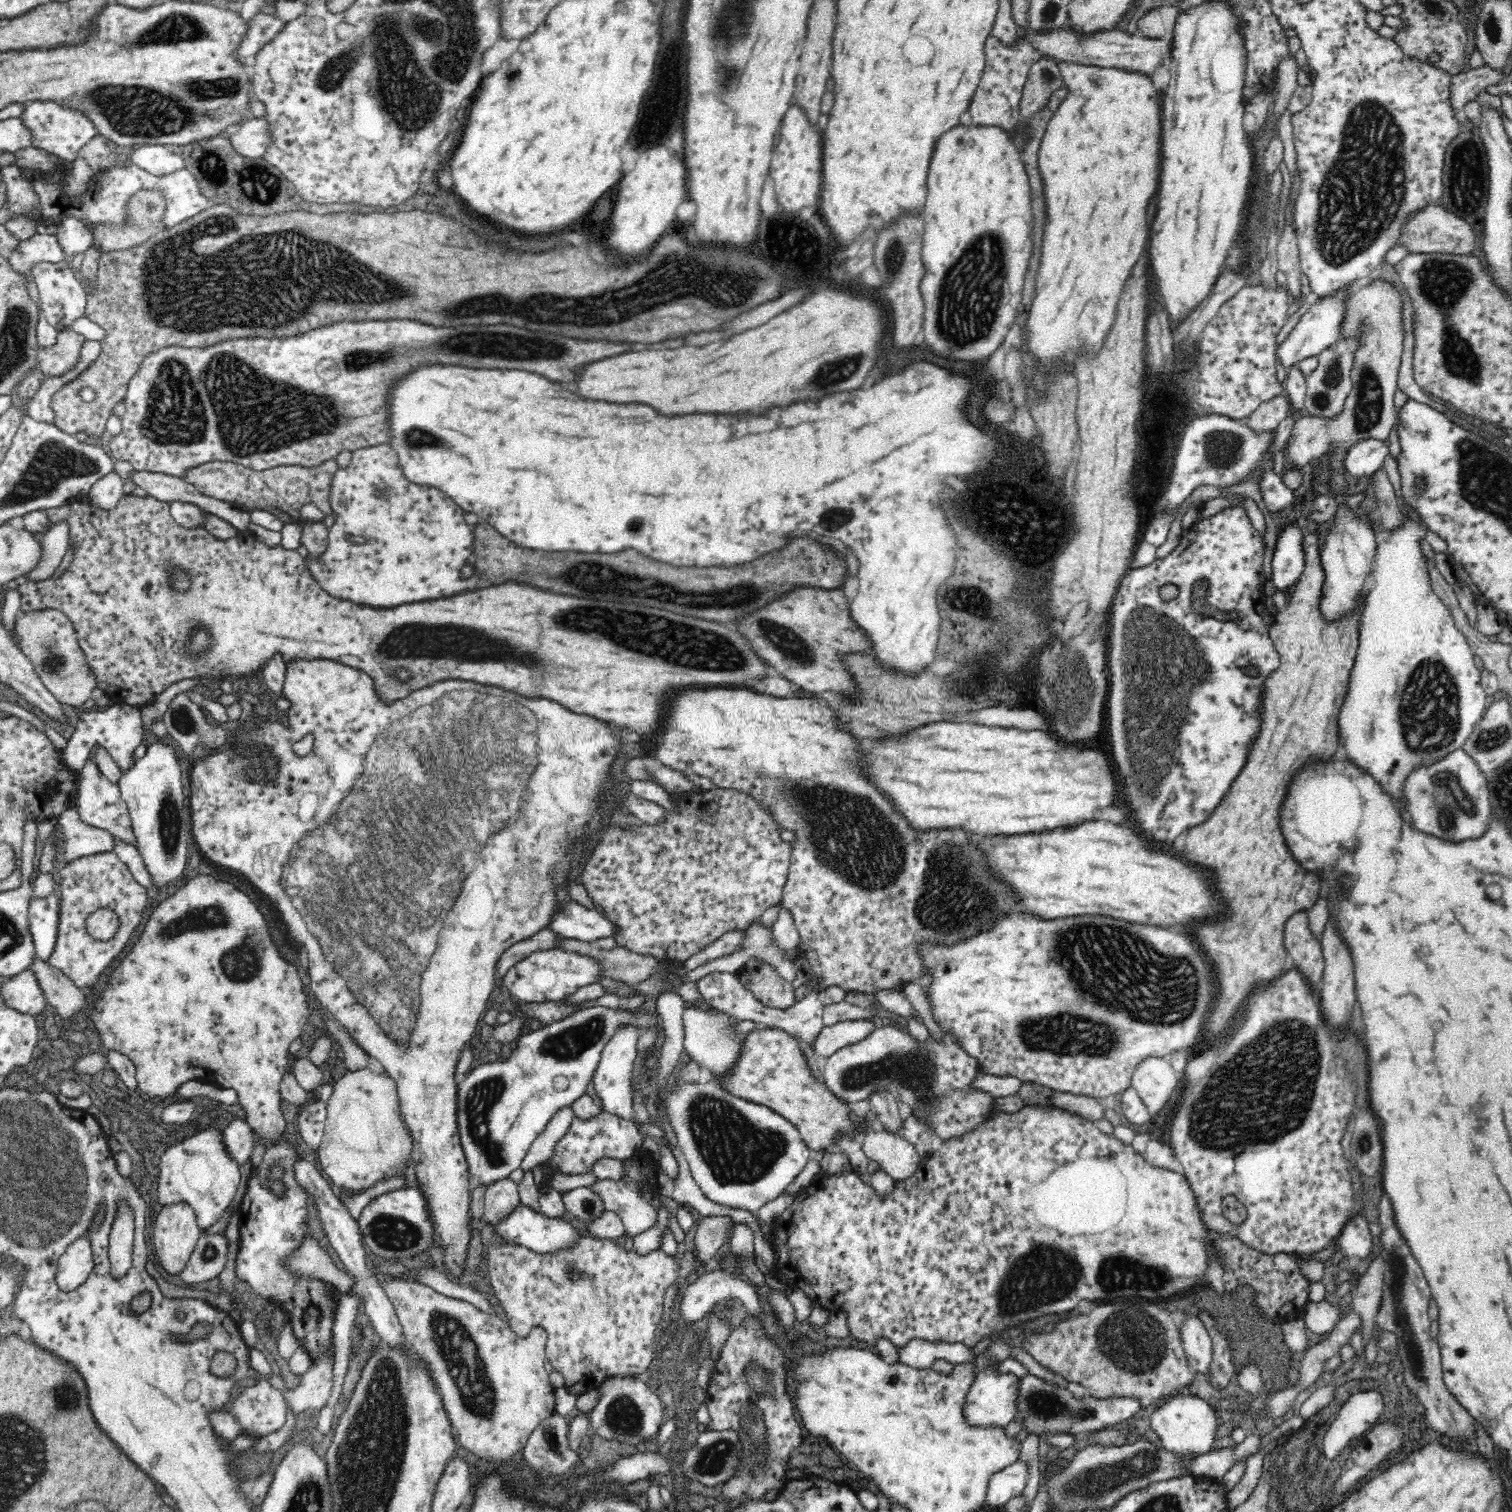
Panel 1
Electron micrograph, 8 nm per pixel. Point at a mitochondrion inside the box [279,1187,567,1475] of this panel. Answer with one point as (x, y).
(459, 1351)

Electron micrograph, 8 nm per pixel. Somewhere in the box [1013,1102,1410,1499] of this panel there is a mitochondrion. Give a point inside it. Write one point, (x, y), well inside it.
(1135, 1340)

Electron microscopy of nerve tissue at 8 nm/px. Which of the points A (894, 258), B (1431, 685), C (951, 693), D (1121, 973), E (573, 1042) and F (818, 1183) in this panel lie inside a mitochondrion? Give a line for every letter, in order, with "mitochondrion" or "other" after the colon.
A: mitochondrion
B: mitochondrion
C: mitochondrion
D: mitochondrion
E: mitochondrion
F: other

